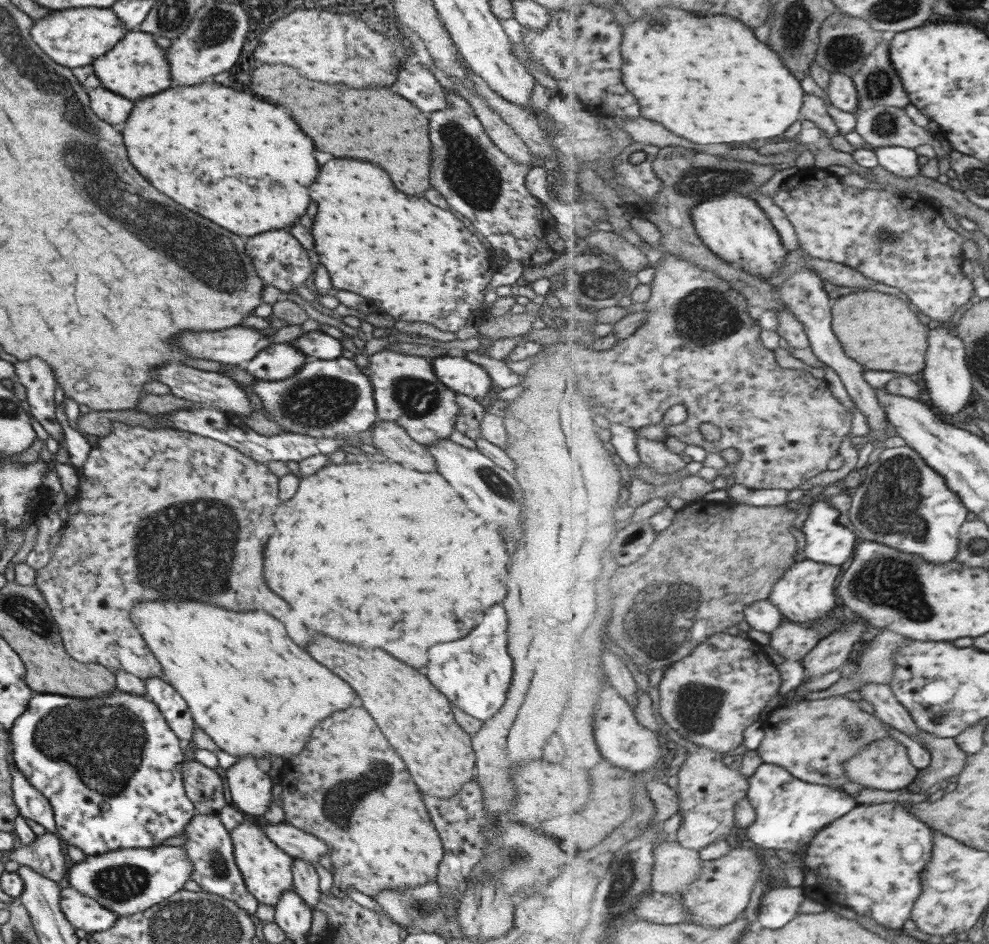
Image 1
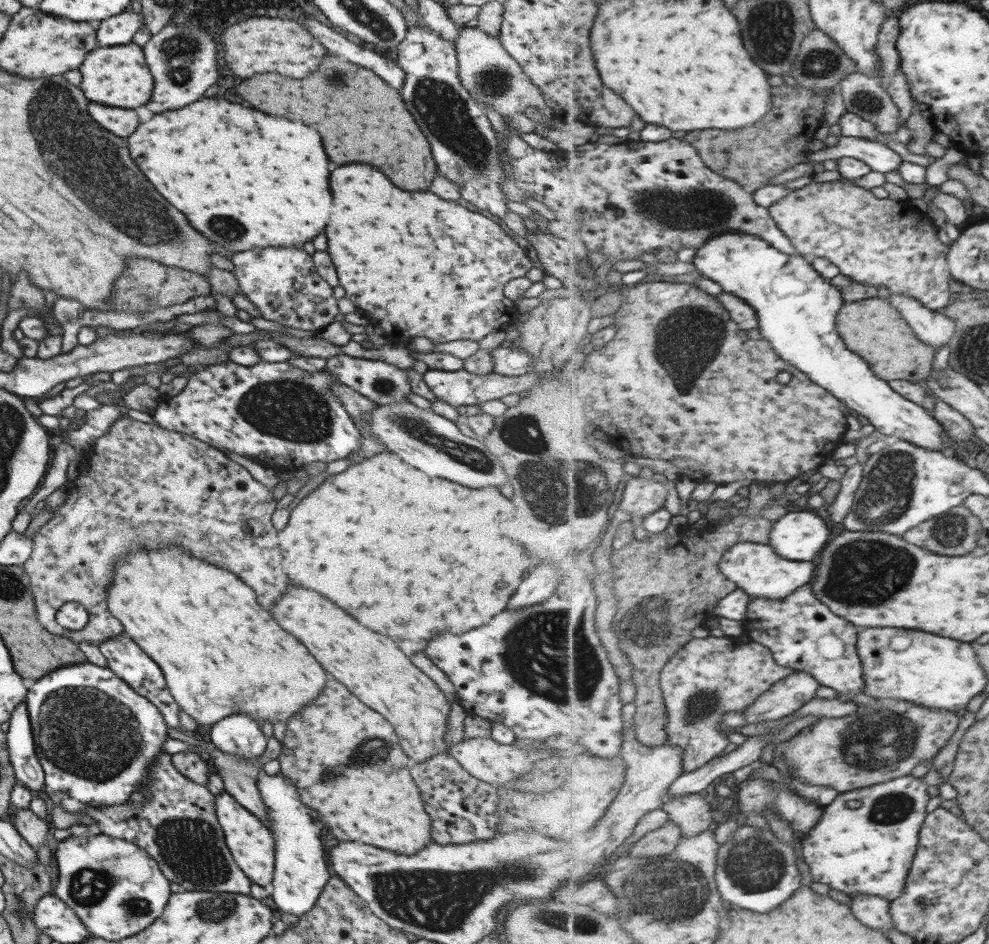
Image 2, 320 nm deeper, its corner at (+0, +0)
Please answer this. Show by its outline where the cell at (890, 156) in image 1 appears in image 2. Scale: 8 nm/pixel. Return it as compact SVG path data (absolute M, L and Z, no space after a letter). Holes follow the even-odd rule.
M840 136L837 144L821 150L809 152L807 158L812 163L824 160L839 160L843 157L853 157L871 166L873 171L891 172L902 164L901 156L889 146L877 141L863 138Z

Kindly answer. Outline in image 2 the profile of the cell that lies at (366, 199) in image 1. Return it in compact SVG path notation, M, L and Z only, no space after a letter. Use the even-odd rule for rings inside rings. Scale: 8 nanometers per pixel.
M347 164L339 166L329 174L329 190L331 190L331 218L329 224L325 226L325 236L327 236L327 254L331 256L331 262L337 270L339 278L338 286L345 290L344 296L349 299L355 308L363 313L369 320L375 320L375 324L381 328L385 334L399 334L399 338L411 338L423 336L434 342L441 344L453 340L481 340L489 332L499 330L501 324L511 322L505 317L503 302L503 285L515 278L522 278L526 272L532 268L533 263L527 258L524 251L517 246L511 237L489 218L460 206L455 202L437 198L431 192L403 192L395 188L379 170L365 166L365 164Z

